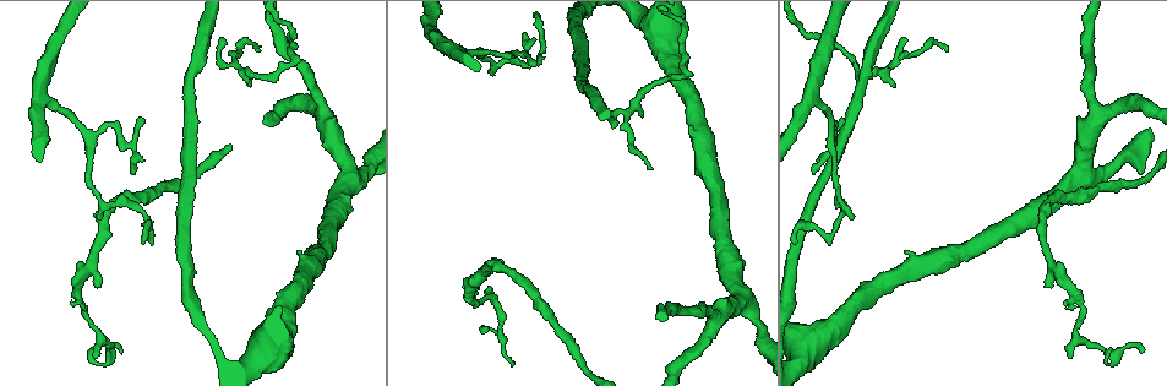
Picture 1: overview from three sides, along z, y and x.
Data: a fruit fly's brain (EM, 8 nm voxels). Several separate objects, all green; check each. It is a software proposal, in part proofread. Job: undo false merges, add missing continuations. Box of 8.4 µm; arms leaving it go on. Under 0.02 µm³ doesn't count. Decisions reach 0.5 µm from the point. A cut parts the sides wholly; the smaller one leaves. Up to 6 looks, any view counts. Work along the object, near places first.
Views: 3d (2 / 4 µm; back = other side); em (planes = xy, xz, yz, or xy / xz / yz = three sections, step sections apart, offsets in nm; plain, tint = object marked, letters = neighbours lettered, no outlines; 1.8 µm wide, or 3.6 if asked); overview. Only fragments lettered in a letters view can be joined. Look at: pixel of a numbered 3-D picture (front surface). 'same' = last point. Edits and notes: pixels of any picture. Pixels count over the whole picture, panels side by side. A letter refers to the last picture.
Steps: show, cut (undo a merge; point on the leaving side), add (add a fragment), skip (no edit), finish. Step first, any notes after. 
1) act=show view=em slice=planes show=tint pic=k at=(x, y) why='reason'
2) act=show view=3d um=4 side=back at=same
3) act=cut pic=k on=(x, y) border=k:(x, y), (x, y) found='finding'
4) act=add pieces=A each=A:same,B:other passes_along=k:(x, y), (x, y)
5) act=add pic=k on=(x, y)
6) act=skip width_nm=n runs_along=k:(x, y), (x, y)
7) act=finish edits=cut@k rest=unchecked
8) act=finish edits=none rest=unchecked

act=show view=3d um=2 side=back pic=1 at=(101, 286) why='tapers out'

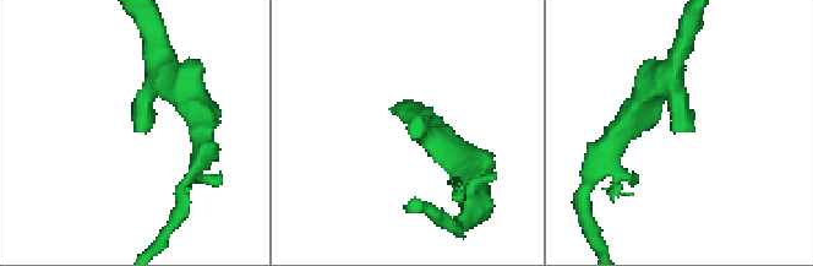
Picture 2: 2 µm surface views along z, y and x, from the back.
act=show view=em slice=planes show=letters pic=2 at=(411, 131) arm_widths_nm=200,280 why='need the tissue'

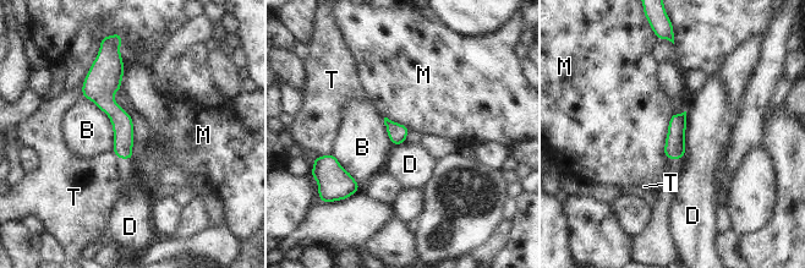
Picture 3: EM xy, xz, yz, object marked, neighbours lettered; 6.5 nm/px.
act=skip width_nm=130 each=B:other,D:other,M:other,T:other runs_along=3:(115, 63), (108, 105), (130, 156) found='none of them fits'

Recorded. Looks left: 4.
act=show view=em um=3.6 slice=planes show=plain pic=1 at=(807, 102)

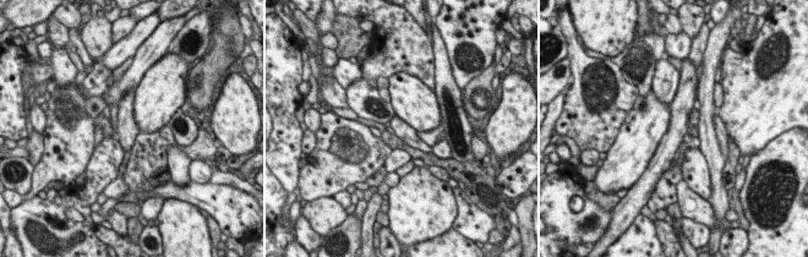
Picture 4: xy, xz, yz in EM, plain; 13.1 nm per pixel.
act=show view=em um=3.6 slice=planes show=letters at=same why='what lies round it'

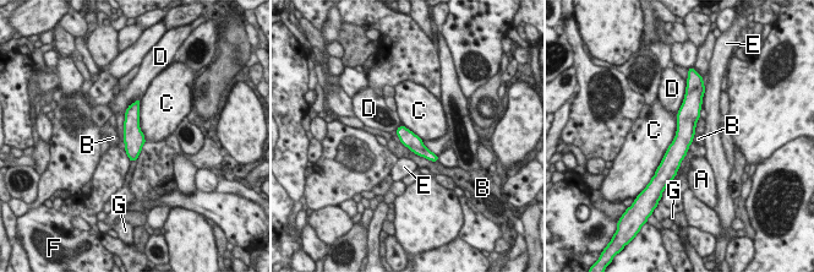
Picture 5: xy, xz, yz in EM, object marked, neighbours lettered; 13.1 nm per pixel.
act=skip each=A:other,B:other,C:other,D:other,E:other,F:other,G:other border=5:(677, 115), (676, 135), (655, 169) found='continuous, no second neuron'

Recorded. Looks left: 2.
act=show view=3d um=4 pic=1 at=(121, 353) why='tapers out'

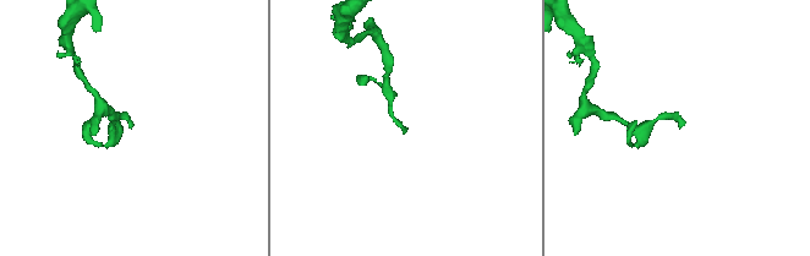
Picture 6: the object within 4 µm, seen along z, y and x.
act=show view=em slice=planes show=letters pic=6 at=(129, 126) why='now the EM'

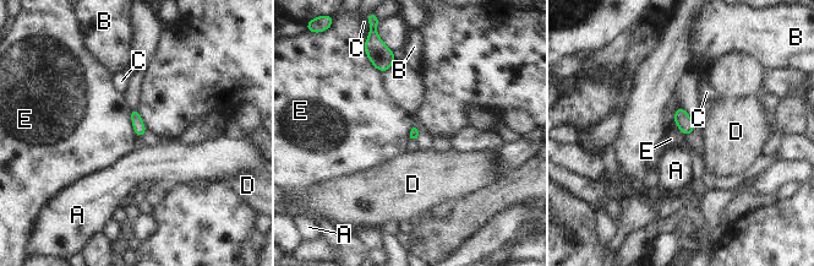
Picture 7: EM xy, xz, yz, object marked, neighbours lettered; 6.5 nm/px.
act=skip longest_contact=E:200nm each=A:other,B:other,C:other,D:other,E:other found='none of them fits'

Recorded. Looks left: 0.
act=finish edits=none rest=unchecked

